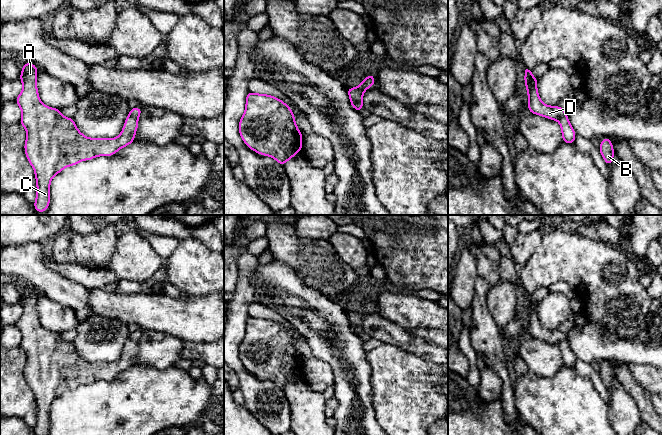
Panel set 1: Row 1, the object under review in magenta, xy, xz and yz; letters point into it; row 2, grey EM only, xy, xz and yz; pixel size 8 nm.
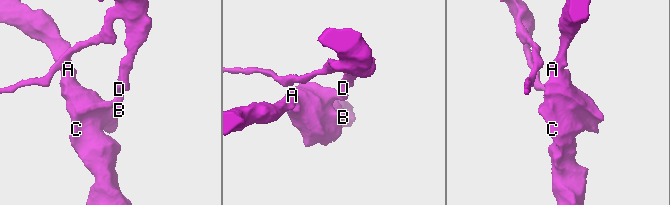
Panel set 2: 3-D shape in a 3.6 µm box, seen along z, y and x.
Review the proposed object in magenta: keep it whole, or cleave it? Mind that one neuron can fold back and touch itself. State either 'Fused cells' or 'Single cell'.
Fused cells

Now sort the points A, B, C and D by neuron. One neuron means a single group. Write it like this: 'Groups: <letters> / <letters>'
Groups: A B C / D

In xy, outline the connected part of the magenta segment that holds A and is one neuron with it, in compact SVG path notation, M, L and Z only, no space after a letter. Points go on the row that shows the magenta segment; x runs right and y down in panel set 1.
M30 62L24 64L19 78L22 81L23 89L15 101L22 111L20 124L27 131L24 145L25 154L36 177L37 192L34 207L37 212L45 212L50 203L52 178L68 166L74 166L81 161L91 160L97 156L112 156L119 149L131 144L138 128L138 118L129 115L125 120L122 132L116 138L88 138L78 130L73 118L64 117L60 113L60 109L50 108L40 101L36 86L37 69L38 67Z

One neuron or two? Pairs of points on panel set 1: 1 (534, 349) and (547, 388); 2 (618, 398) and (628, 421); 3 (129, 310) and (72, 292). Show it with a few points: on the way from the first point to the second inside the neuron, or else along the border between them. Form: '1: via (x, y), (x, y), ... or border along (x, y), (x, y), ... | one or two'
1: border along (562, 365), (551, 376), (538, 376), (529, 370) | two
2: via (621, 404), (624, 415) | one
3: border along (88, 289), (87, 304), (93, 314) | two

